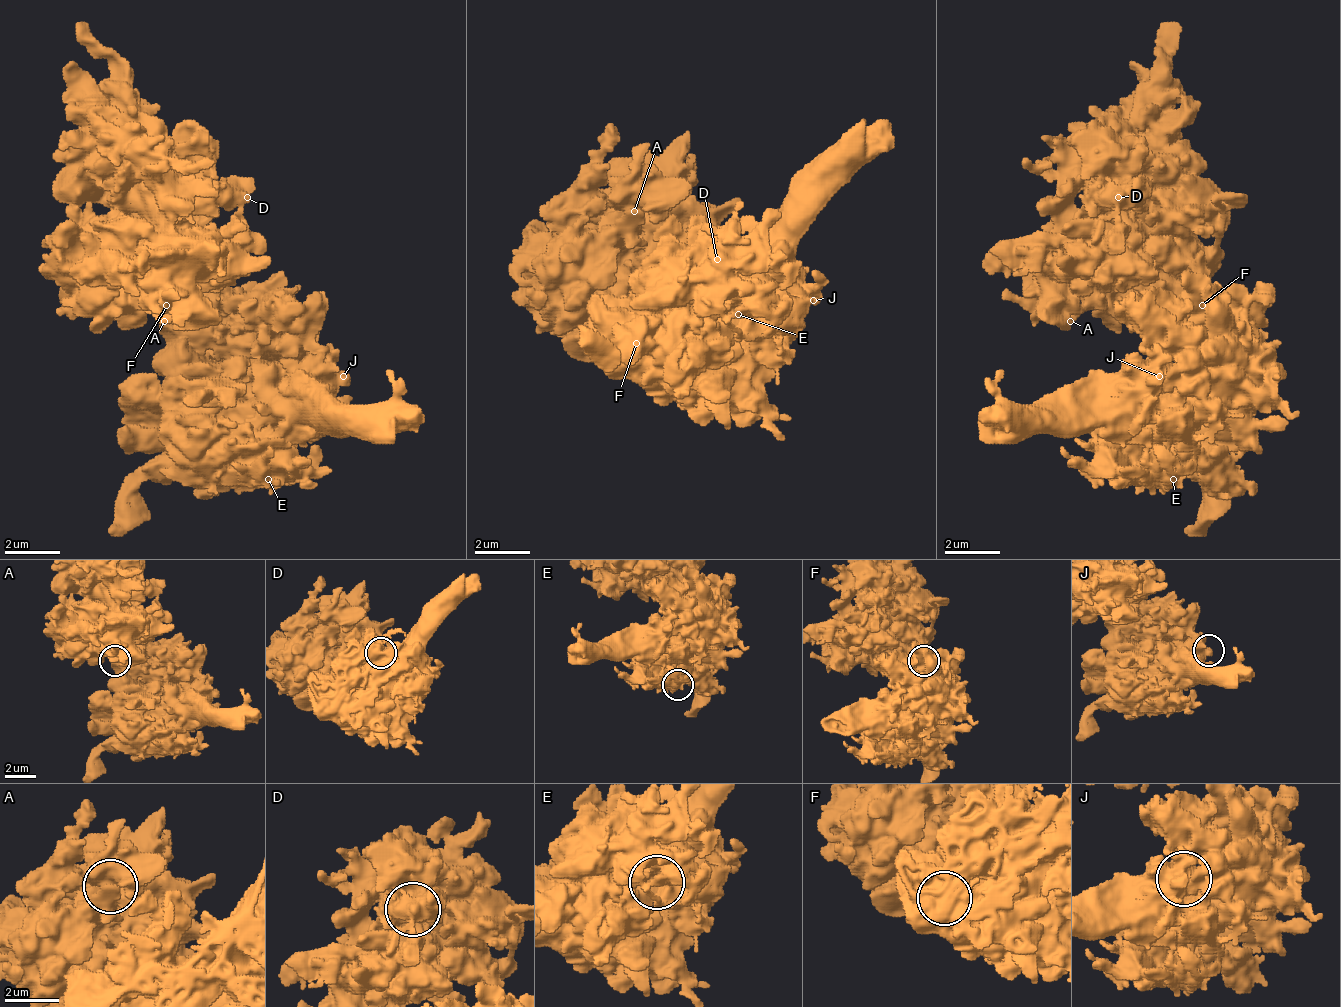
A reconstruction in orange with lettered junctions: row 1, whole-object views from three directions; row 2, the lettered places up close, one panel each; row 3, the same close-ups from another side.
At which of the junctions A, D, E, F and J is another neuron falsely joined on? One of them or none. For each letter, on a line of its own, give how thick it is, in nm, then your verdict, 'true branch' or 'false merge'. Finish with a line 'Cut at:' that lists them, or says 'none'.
A: 400 nm | true branch
D: 440 nm | true branch
E: 360 nm | true branch
F: 360 nm | false merge
J: 480 nm | true branch
Cut at: F

